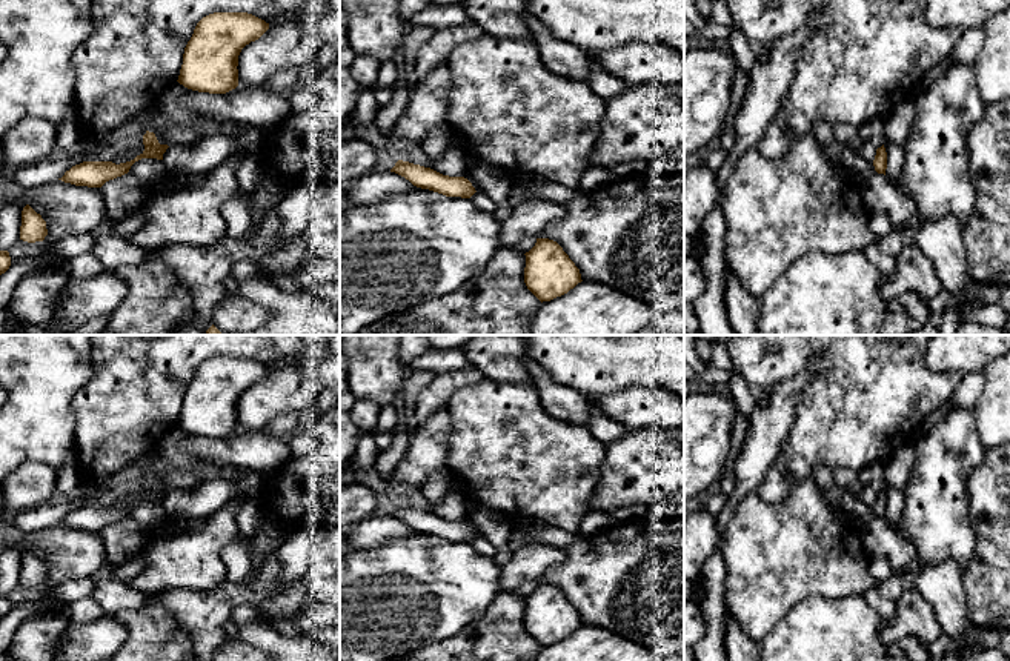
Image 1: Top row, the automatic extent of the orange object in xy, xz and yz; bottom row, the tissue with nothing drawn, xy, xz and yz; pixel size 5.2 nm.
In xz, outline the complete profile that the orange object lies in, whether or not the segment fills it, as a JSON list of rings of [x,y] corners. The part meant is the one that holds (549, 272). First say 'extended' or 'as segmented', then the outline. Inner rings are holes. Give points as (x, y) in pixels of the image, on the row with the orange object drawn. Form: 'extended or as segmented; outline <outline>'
as segmented; outline [[[537,238],[524,255],[524,283],[541,303],[567,294],[583,281],[580,269],[553,240]]]

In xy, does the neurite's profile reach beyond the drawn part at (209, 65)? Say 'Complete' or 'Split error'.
Complete

